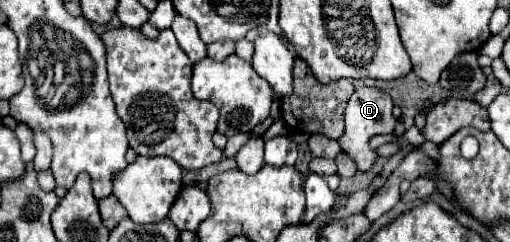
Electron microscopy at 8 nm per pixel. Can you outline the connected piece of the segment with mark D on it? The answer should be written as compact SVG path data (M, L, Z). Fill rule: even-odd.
M361 87L357 89L349 103L347 103L347 109L345 109L345 133L339 137L339 143L341 143L341 149L345 153L349 153L355 161L357 161L357 167L361 171L369 171L375 163L375 157L377 153L369 149L369 139L373 135L385 135L385 133L393 133L393 127L397 123L397 119L393 117L391 113L393 109L393 101L391 97L377 89L377 87Z

